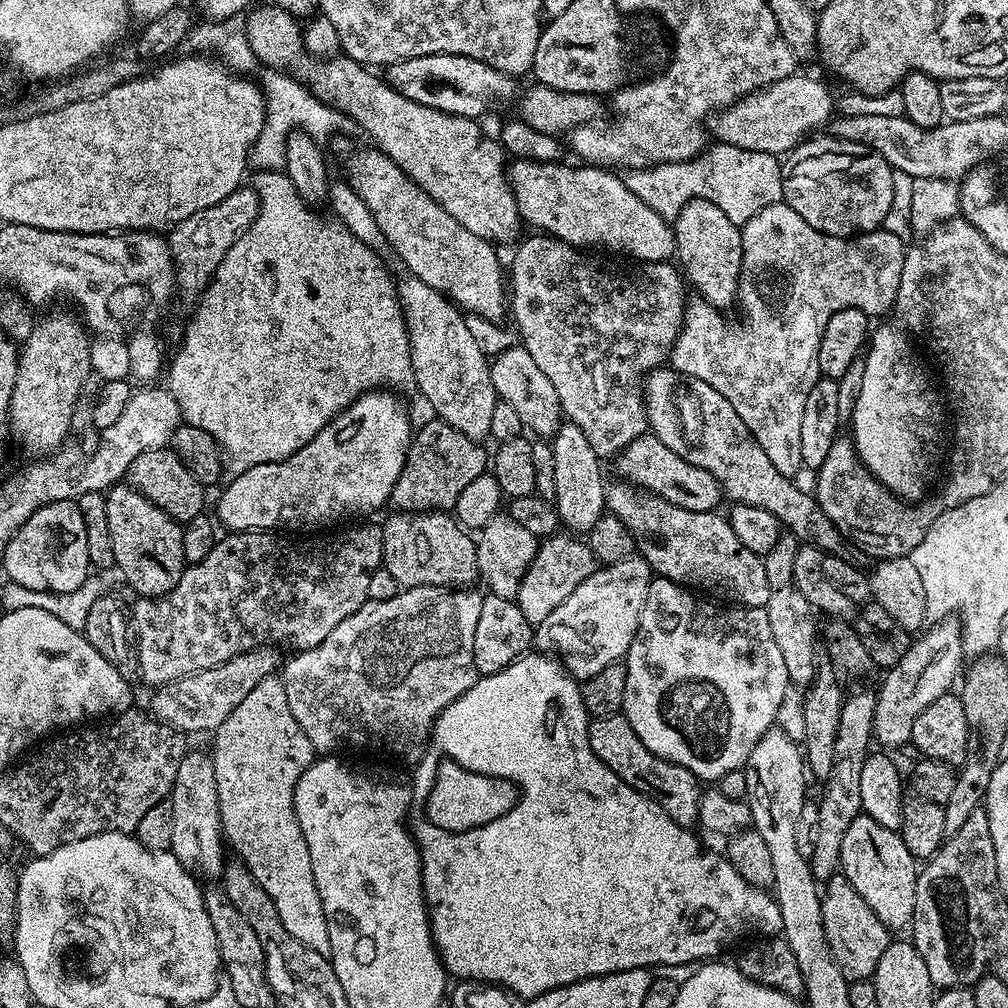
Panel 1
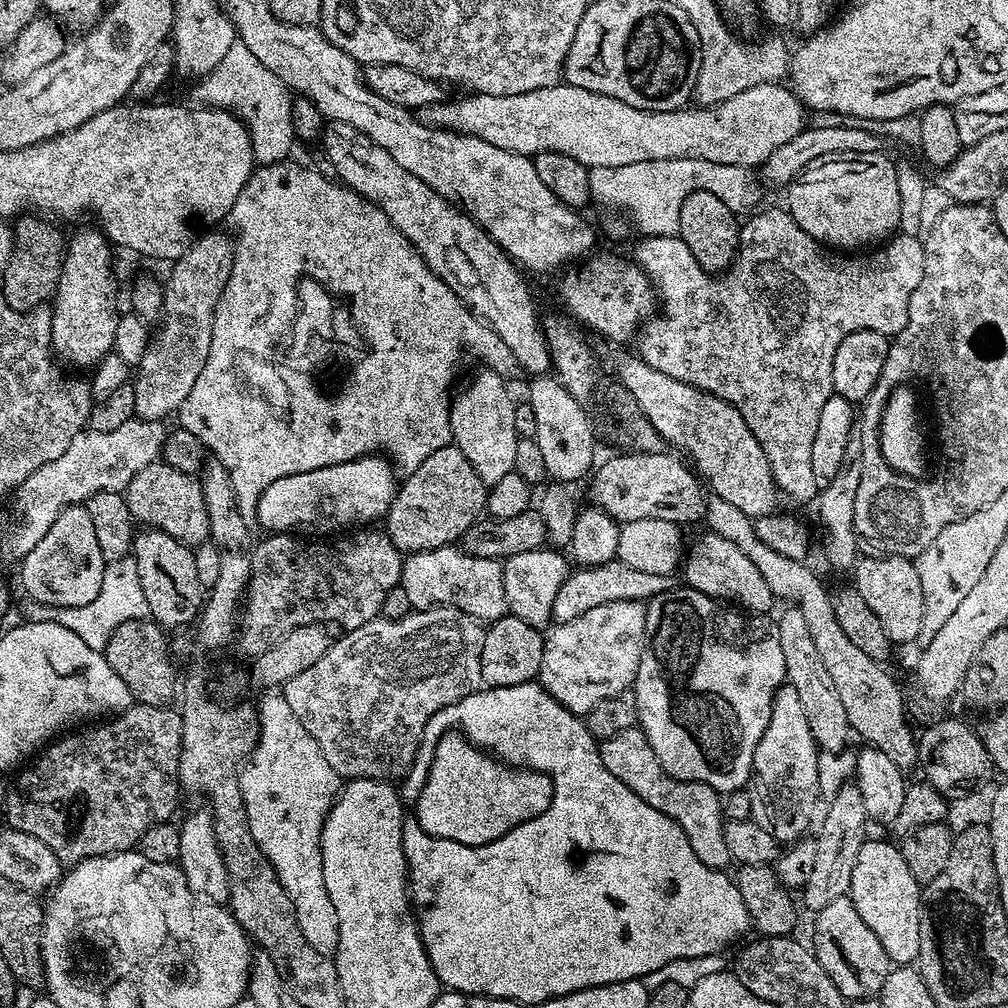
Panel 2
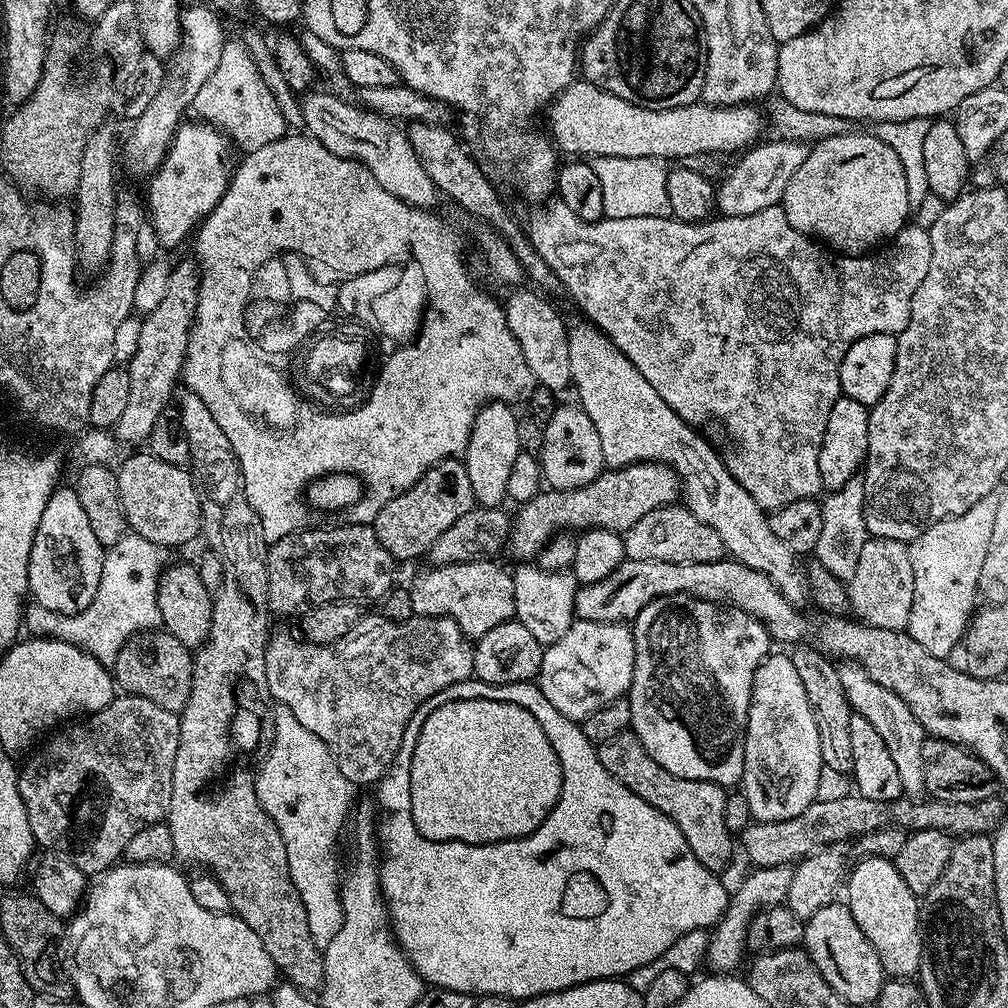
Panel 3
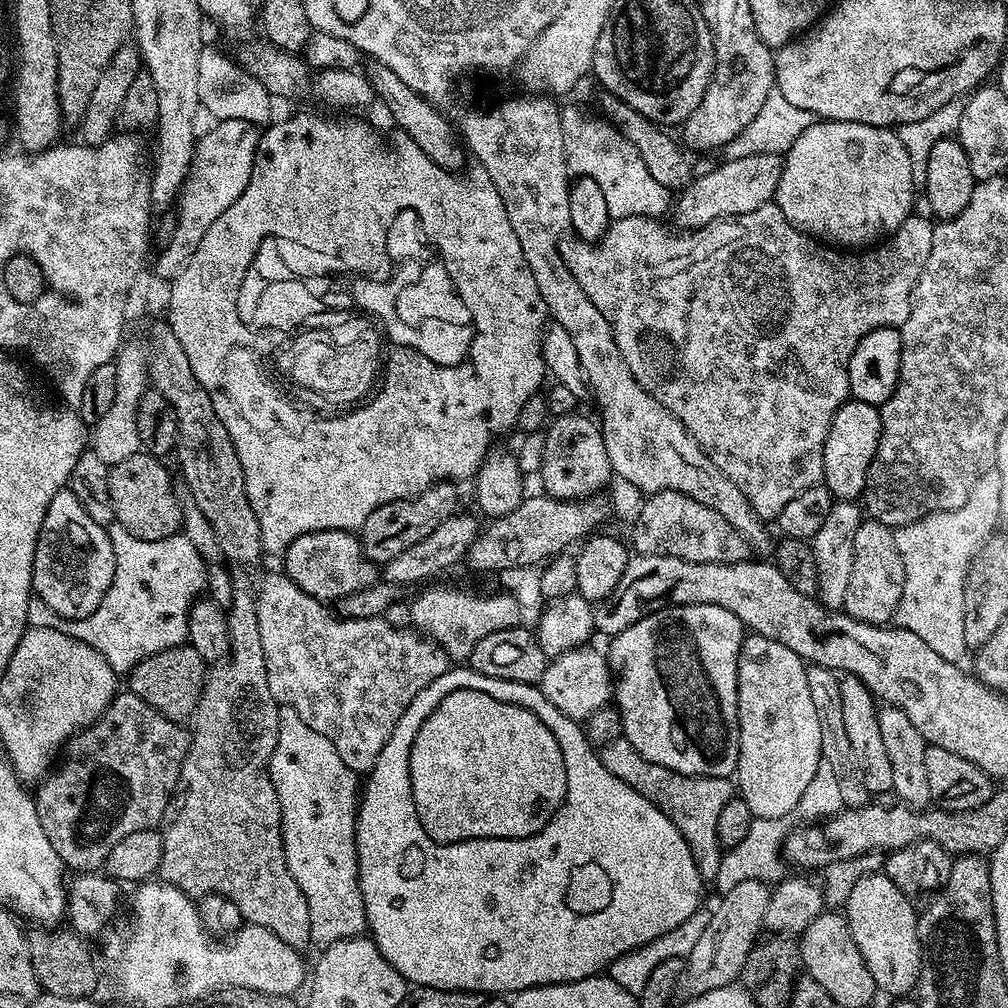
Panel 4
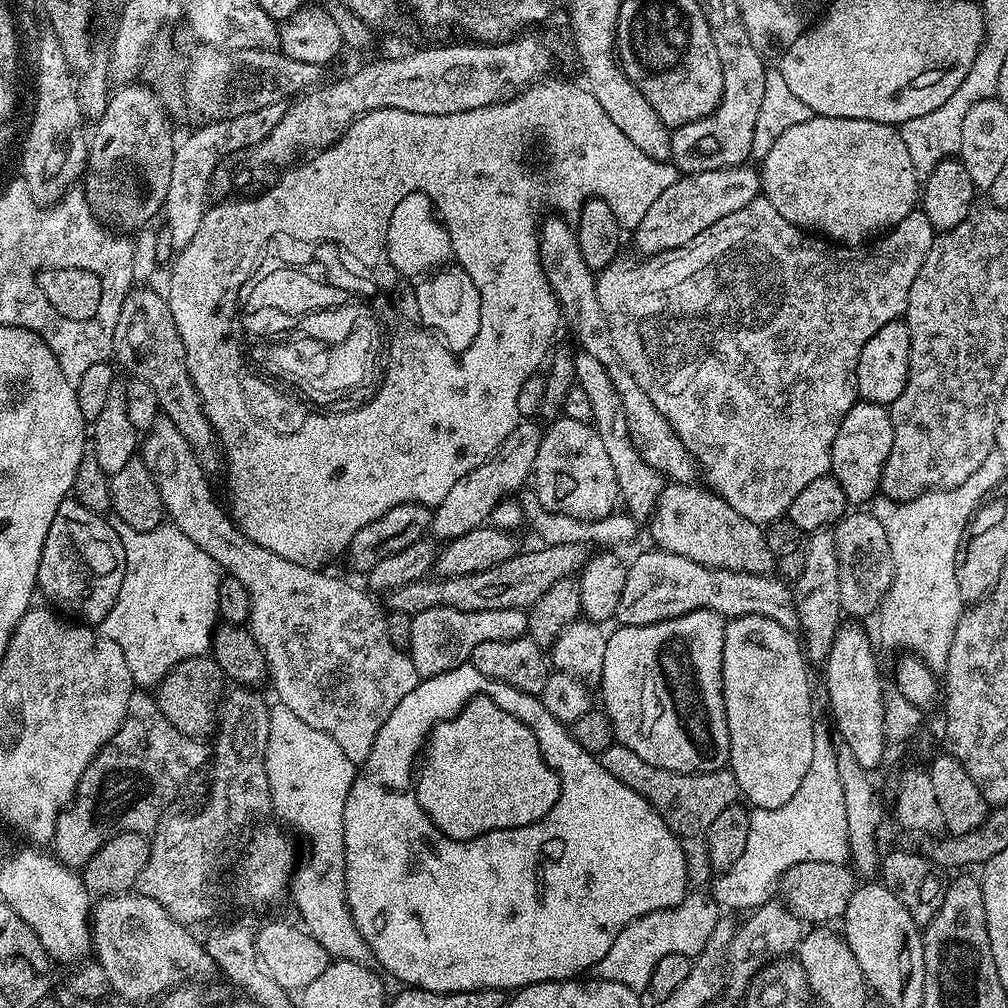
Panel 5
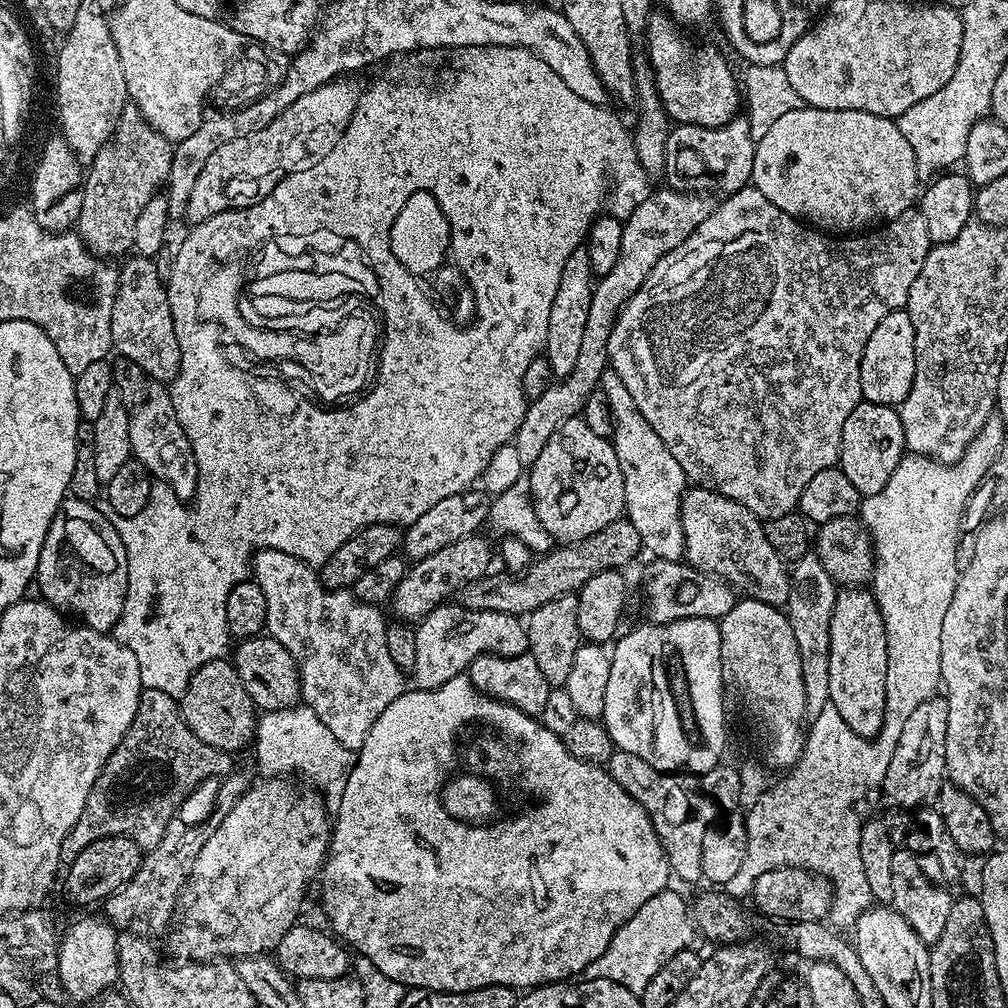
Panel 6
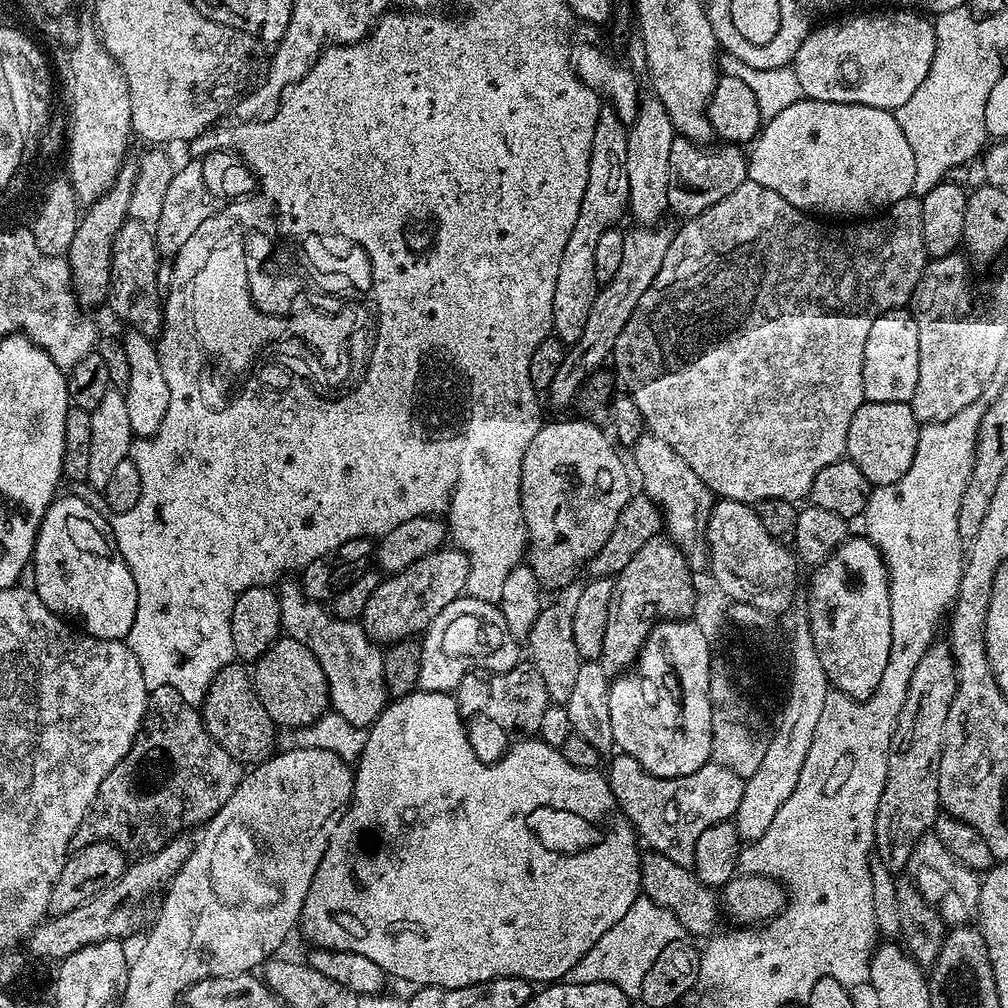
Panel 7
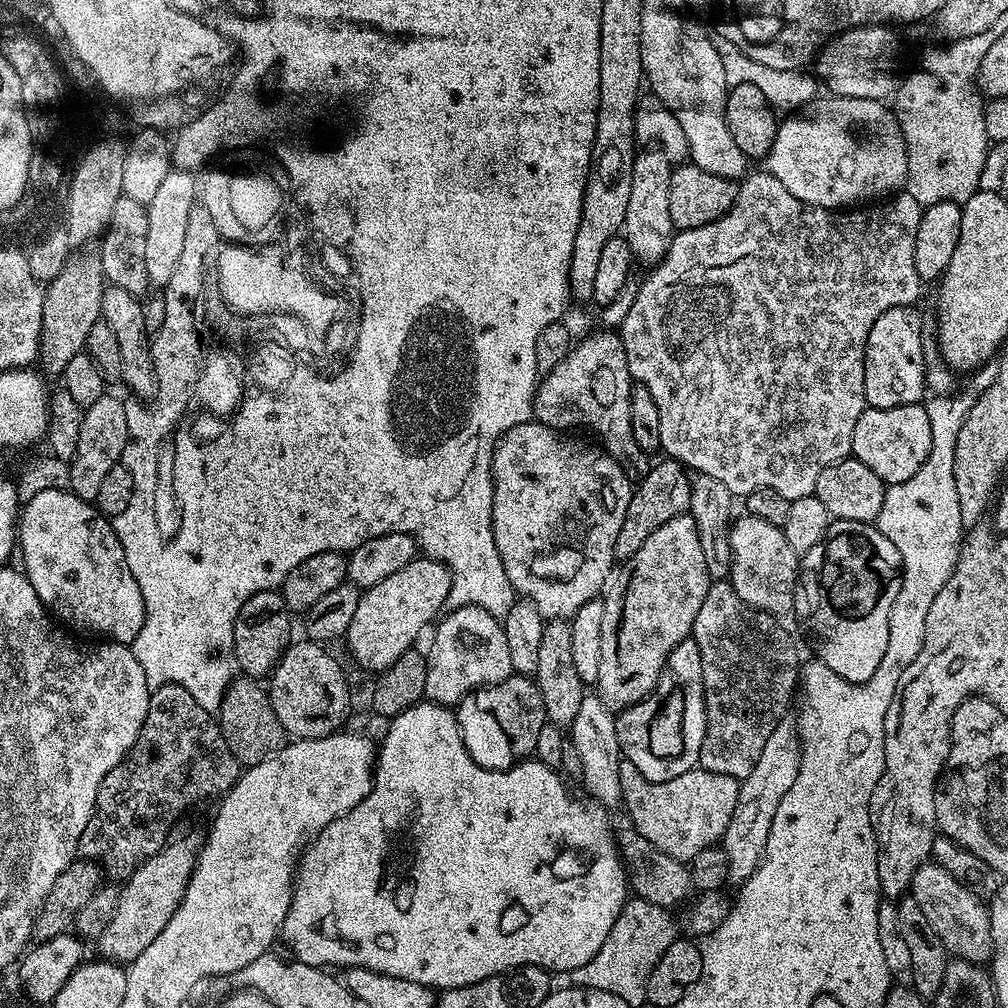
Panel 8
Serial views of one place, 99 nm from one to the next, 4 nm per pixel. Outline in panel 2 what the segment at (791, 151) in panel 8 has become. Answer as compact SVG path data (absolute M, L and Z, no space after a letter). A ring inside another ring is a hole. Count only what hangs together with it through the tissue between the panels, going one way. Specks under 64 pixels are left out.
M883 151L874 153L839 152L819 156L810 162L799 176L787 185L786 211L806 234L832 250L864 250L887 241L900 227L900 199L898 198L898 168L884 157Z

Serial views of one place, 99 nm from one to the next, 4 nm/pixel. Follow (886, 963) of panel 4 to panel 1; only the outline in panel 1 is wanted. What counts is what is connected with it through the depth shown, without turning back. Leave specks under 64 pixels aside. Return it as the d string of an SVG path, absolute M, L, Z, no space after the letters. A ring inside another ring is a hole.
M861 814L858 818L854 818L854 822L850 822L850 830L844 835L840 856L846 879L854 886L854 890L858 890L858 894L862 894L862 902L866 902L866 906L870 906L870 910L874 910L874 914L889 930L904 927L907 929L913 923L916 910L918 861L912 857L910 850L906 850L906 842L902 842L899 831L886 826L878 826L878 822L874 822L874 818Z

